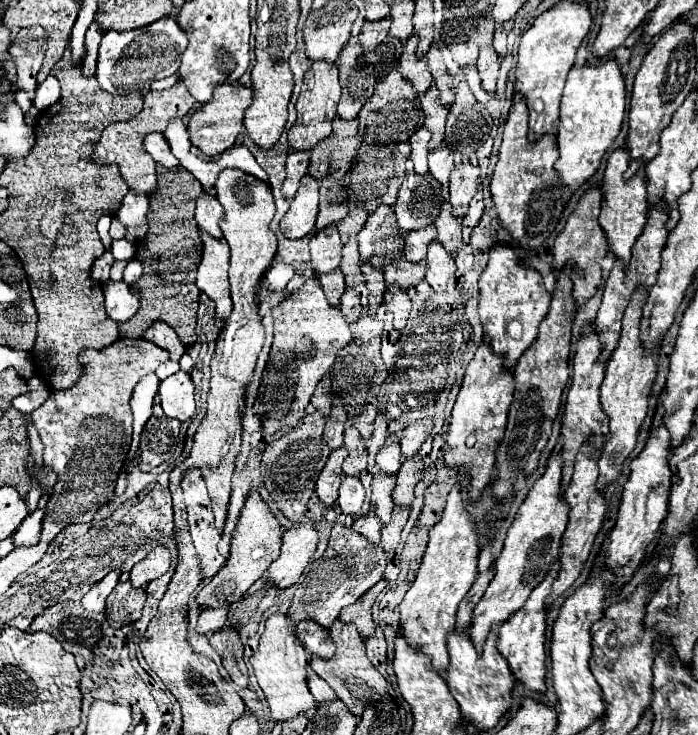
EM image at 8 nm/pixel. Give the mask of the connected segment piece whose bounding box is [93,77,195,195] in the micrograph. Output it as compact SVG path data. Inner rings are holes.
M183 79L169 89L169 93L147 93L143 97L143 109L137 117L131 121L121 121L121 123L111 123L103 131L101 139L97 141L93 149L93 163L97 165L119 165L123 181L129 185L129 189L135 189L135 193L147 193L153 195L157 189L157 177L155 177L155 161L153 157L143 149L143 137L155 131L163 131L167 127L167 121L173 121L175 117L183 119L189 109L195 105L195 99L183 85Z

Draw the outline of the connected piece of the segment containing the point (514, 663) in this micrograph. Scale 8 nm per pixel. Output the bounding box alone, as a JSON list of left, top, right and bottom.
[499,561,559,691]

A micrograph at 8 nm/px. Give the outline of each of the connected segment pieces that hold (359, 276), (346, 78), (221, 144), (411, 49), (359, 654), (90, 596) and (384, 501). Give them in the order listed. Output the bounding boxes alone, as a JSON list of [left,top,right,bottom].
[[339,239,363,287],[337,41,375,121],[187,83,253,157],[399,35,433,95],[309,621,387,717],[81,571,121,613],[371,473,395,525]]

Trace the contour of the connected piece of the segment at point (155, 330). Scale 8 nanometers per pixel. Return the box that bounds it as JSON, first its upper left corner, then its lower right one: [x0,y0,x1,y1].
[143,321,185,361]

